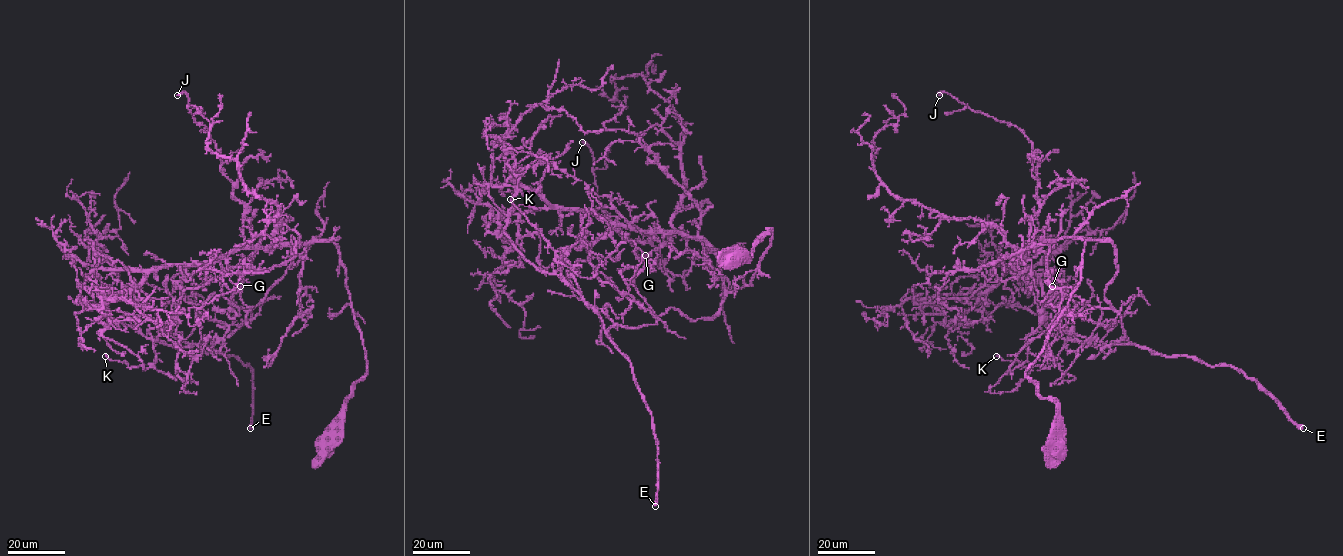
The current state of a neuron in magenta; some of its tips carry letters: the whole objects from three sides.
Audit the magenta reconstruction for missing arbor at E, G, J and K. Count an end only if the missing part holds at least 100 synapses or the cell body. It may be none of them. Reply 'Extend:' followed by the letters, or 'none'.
Extend: E

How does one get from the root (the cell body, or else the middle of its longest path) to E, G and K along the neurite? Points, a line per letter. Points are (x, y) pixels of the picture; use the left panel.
E: (324, 445), (366, 372), (345, 266), (326, 239), (309, 244), (248, 321), (203, 338), (251, 368), (250, 428)
G: (324, 445), (354, 383), (366, 372), (339, 249), (317, 238), (220, 255), (215, 260), (230, 303), (240, 286)
K: (324, 445), (366, 372), (330, 241), (220, 255), (148, 330), (149, 368), (105, 356)

